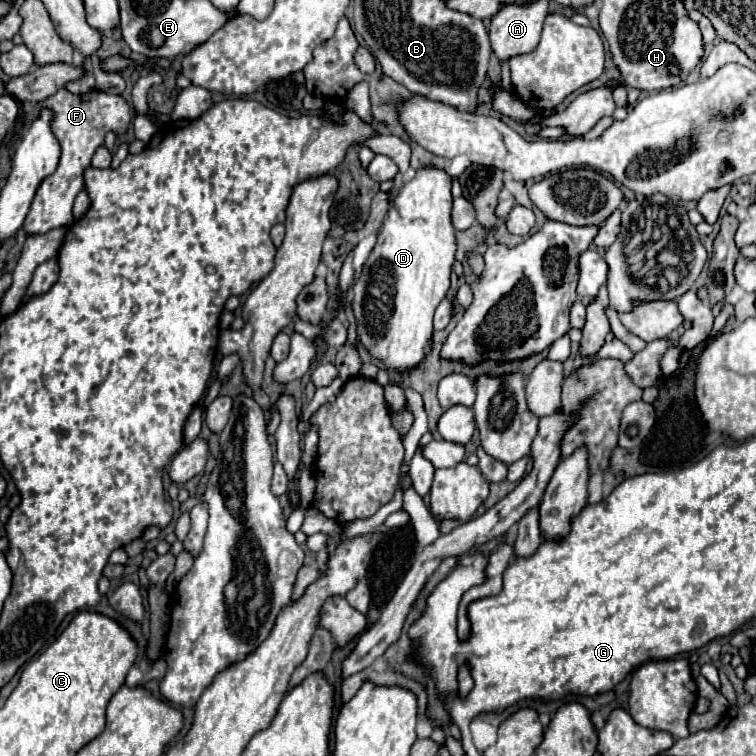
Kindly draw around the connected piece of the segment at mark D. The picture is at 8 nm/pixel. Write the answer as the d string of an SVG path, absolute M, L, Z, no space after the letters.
M421 166L415 176L401 188L399 196L395 198L393 206L389 208L387 212L387 218L381 226L381 232L379 232L379 238L377 238L377 244L373 248L373 252L369 254L365 266L363 266L363 272L361 276L357 278L357 282L353 284L353 312L355 312L355 318L357 318L357 336L359 336L359 342L365 344L365 348L379 360L385 362L385 368L393 368L397 372L403 372L411 366L417 366L425 354L429 352L431 348L431 332L433 332L433 314L435 314L435 308L439 306L439 302L445 298L447 290L449 290L449 274L451 274L451 266L453 266L453 260L455 260L455 228L451 226L451 204L453 204L453 196L451 196L451 182L453 178L443 170L443 168L433 168L433 166Z

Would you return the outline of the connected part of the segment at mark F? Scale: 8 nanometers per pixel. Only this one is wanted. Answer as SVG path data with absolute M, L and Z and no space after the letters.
M59 88L53 96L33 104L25 112L23 124L31 124L39 116L41 108L49 108L53 112L51 132L55 134L55 138L61 144L61 160L59 160L57 170L51 176L43 178L43 182L39 184L39 188L35 192L33 206L31 206L25 218L25 224L23 224L23 230L27 232L27 236L45 234L53 228L73 224L71 208L73 208L77 194L85 186L83 174L91 164L91 156L95 154L95 150L99 146L105 144L107 132L115 132L117 136L123 136L131 124L131 108L125 102L125 98L119 94L107 94L101 90L93 90L87 94L71 94L67 88Z

